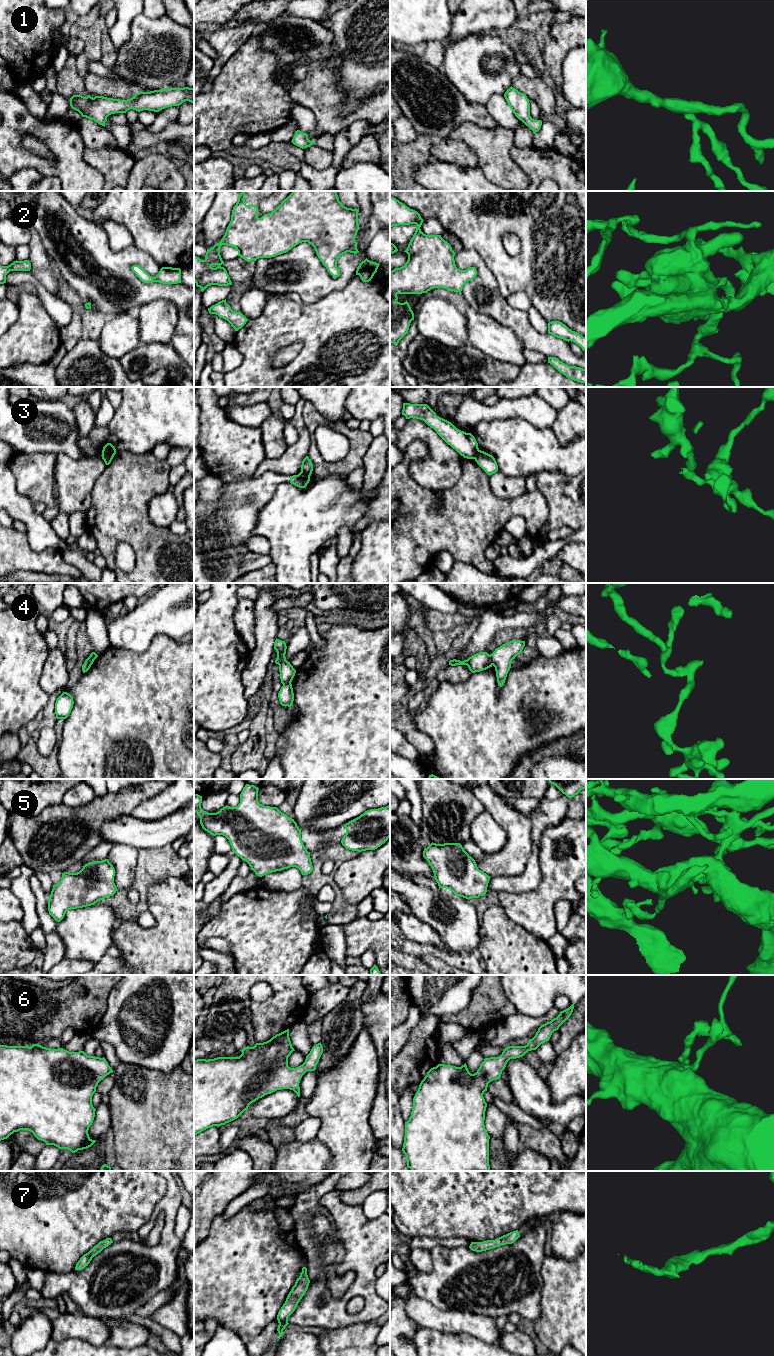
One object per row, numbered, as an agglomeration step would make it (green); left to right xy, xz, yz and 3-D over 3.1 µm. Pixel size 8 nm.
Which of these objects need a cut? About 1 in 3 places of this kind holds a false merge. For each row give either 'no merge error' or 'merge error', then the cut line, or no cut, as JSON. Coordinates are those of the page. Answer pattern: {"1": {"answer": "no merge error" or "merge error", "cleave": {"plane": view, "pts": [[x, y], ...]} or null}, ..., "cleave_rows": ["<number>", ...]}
{"1": {"answer": "no merge error", "cleave": null}, "2": {"answer": "no merge error", "cleave": null}, "3": {"answer": "merge error", "cleave": {"plane": "xy", "pts": [[103, 449], [113, 456]]}}, "4": {"answer": "merge error", "cleave": {"plane": "yz", "pts": [[489, 655], [493, 664]]}}, "5": {"answer": "no merge error", "cleave": null}, "6": {"answer": "no merge error", "cleave": null}, "7": {"answer": "no merge error", "cleave": null}, "cleave_rows": ["3", "4"]}

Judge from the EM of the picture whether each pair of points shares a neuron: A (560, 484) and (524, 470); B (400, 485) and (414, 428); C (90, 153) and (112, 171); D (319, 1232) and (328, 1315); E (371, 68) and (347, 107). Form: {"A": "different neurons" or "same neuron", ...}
{"A": "different neurons", "B": "different neurons", "C": "same neuron", "D": "different neurons", "E": "same neuron"}

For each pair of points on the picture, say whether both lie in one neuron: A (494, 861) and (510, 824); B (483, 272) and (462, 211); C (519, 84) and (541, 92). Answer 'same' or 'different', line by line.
A: same
B: different
C: same

